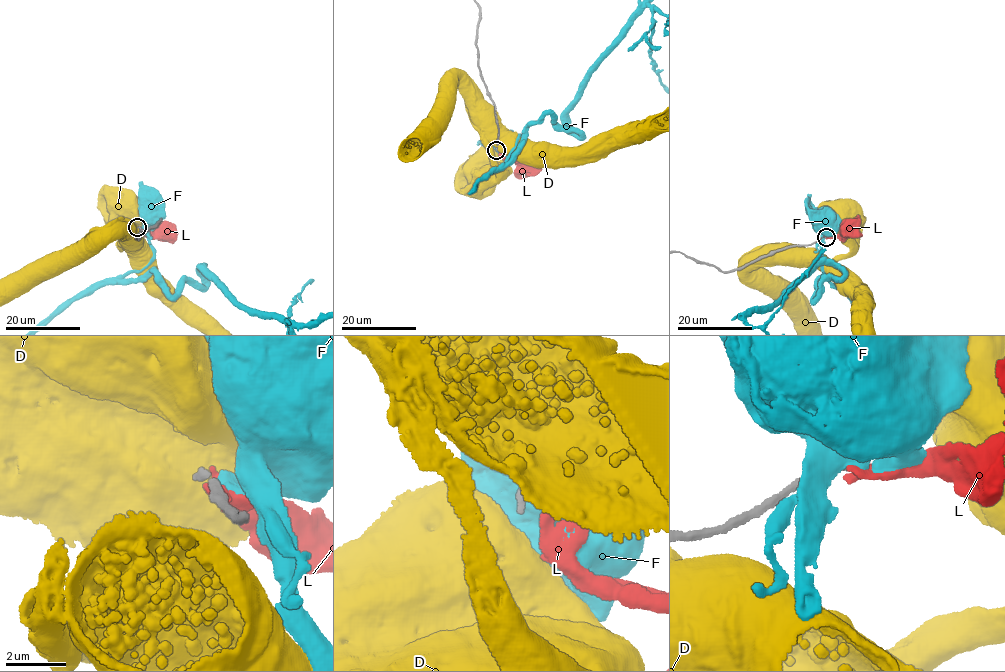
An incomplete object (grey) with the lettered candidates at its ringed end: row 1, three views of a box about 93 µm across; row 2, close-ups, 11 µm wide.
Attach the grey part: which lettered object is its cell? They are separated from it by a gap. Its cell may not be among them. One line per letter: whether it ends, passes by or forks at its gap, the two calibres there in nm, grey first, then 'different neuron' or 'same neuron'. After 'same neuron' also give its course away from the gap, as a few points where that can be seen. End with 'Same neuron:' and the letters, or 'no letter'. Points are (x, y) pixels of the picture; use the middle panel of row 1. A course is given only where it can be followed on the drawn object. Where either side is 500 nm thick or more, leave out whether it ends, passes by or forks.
D: 240/950 nm | different neuron
F: 240/650 nm | different neuron
L: it ends | 240/400 nm | different neuron
Same neuron: no letter

